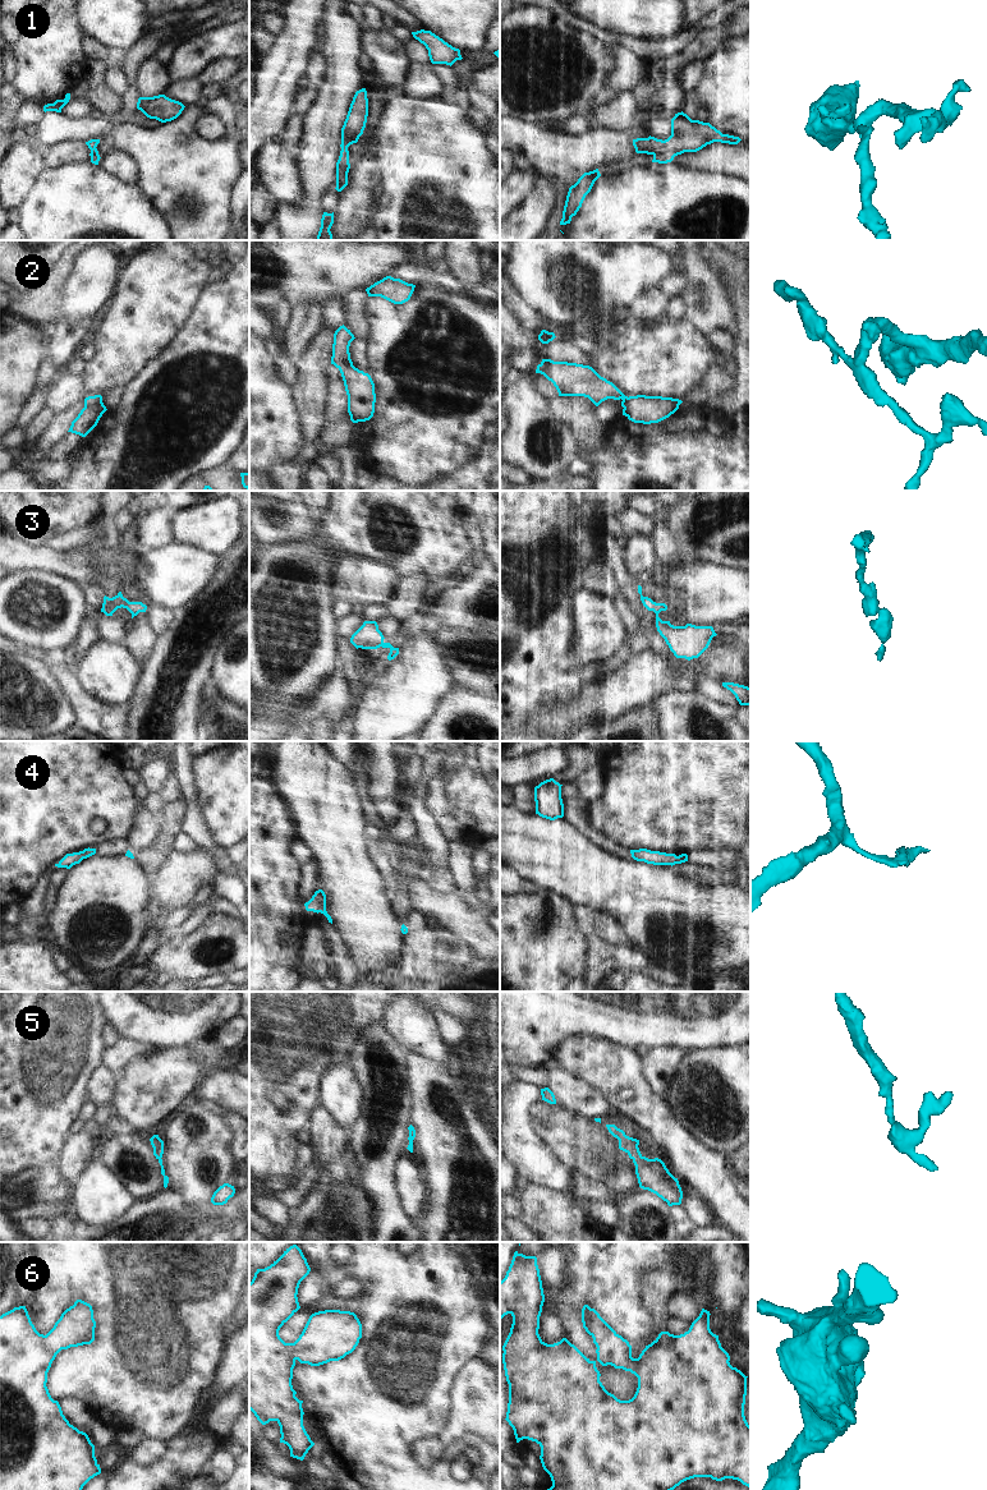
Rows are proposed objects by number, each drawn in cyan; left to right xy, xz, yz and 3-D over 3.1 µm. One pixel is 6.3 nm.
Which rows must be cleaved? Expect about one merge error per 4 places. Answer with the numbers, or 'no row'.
2

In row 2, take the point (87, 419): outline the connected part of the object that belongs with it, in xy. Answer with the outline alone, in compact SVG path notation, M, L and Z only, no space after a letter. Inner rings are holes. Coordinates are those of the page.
M102 401L98 405L86 405L72 422L68 432L86 437L97 426L106 410L107 409Z

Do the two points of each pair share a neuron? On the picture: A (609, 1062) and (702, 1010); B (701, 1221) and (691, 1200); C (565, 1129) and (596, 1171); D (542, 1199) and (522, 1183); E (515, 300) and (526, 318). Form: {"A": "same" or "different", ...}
{"A": "different", "B": "same", "C": "same", "D": "different", "E": "same"}

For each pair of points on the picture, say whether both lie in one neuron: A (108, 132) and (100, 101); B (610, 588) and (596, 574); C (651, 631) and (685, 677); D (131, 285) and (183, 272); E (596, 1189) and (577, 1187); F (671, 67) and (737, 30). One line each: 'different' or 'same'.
A: different
B: same
C: same
D: same
E: same
F: same

